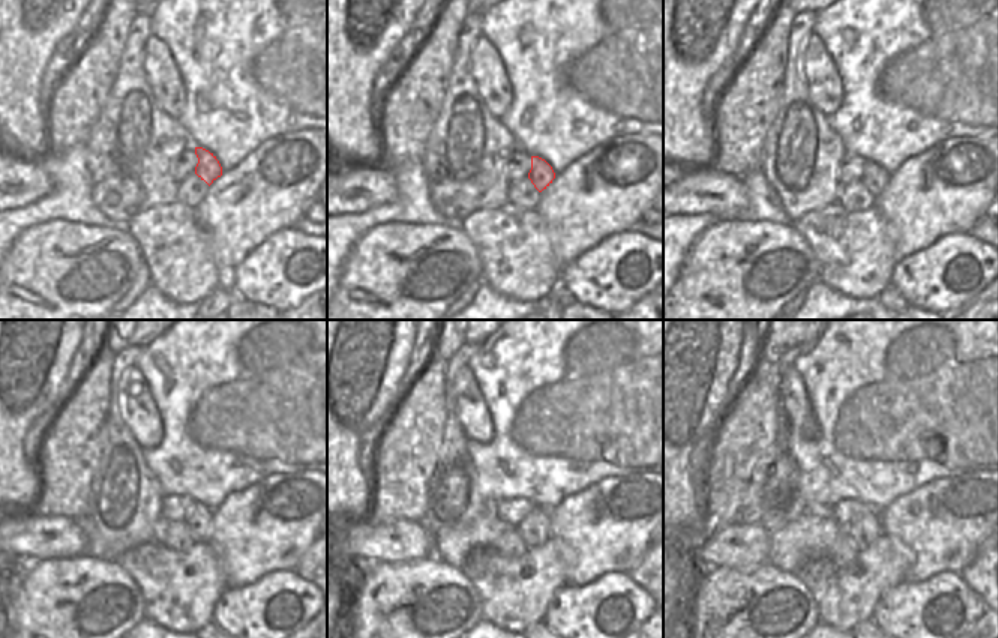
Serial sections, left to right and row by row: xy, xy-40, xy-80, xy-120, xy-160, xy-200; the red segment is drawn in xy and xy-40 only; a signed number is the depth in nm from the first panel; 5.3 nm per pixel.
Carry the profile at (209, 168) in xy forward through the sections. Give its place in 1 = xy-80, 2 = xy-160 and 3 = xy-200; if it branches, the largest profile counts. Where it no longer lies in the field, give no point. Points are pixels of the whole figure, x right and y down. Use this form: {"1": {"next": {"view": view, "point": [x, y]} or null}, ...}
{"1": {"next": {"view": "xy-80", "point": [875, 177]}}, "2": {"next": {"view": "xy-160", "point": [533, 530]}}, "3": {"next": {"view": "xy-200", "point": [863, 532]}}}

